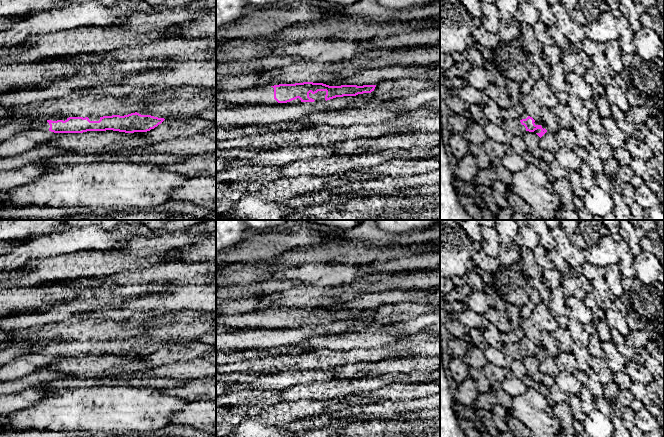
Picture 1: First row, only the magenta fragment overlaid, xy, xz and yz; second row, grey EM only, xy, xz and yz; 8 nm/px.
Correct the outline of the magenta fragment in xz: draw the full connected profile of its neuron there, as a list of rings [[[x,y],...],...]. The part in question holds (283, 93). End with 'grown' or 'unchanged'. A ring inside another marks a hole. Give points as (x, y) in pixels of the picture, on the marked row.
[[[303,82],[295,84],[279,84],[269,87],[253,87],[250,89],[220,92],[216,101],[225,102],[232,107],[294,104],[330,100],[336,97],[356,96],[371,93],[376,85],[341,85],[329,86],[323,83]]]; grown

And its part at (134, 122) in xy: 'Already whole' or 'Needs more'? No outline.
Needs more

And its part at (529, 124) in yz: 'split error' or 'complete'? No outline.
split error

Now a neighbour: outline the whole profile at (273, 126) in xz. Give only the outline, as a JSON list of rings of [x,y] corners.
[[[271,123],[267,125],[247,125],[243,127],[216,127],[216,142],[255,134],[263,134],[270,131],[278,131],[285,126],[286,123]]]

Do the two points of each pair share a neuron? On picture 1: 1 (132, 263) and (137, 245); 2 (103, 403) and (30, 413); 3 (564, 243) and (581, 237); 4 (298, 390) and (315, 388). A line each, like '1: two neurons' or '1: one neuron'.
1: two neurons
2: one neuron
3: two neurons
4: one neuron

